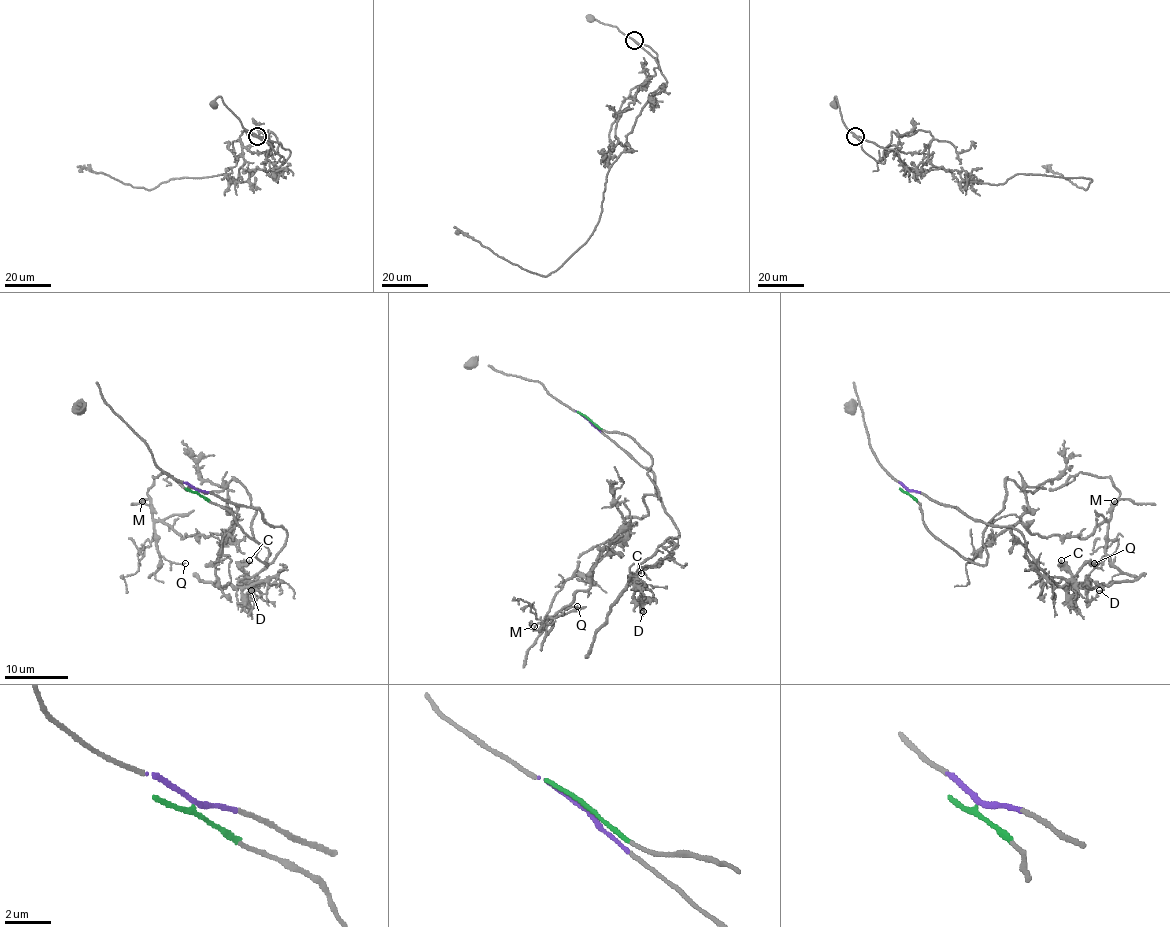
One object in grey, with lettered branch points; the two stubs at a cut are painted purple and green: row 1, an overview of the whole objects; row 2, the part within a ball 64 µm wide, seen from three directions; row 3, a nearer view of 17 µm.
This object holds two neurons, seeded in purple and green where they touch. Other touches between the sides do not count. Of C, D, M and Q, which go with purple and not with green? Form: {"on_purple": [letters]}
{"on_purple": ["C", "D"]}

